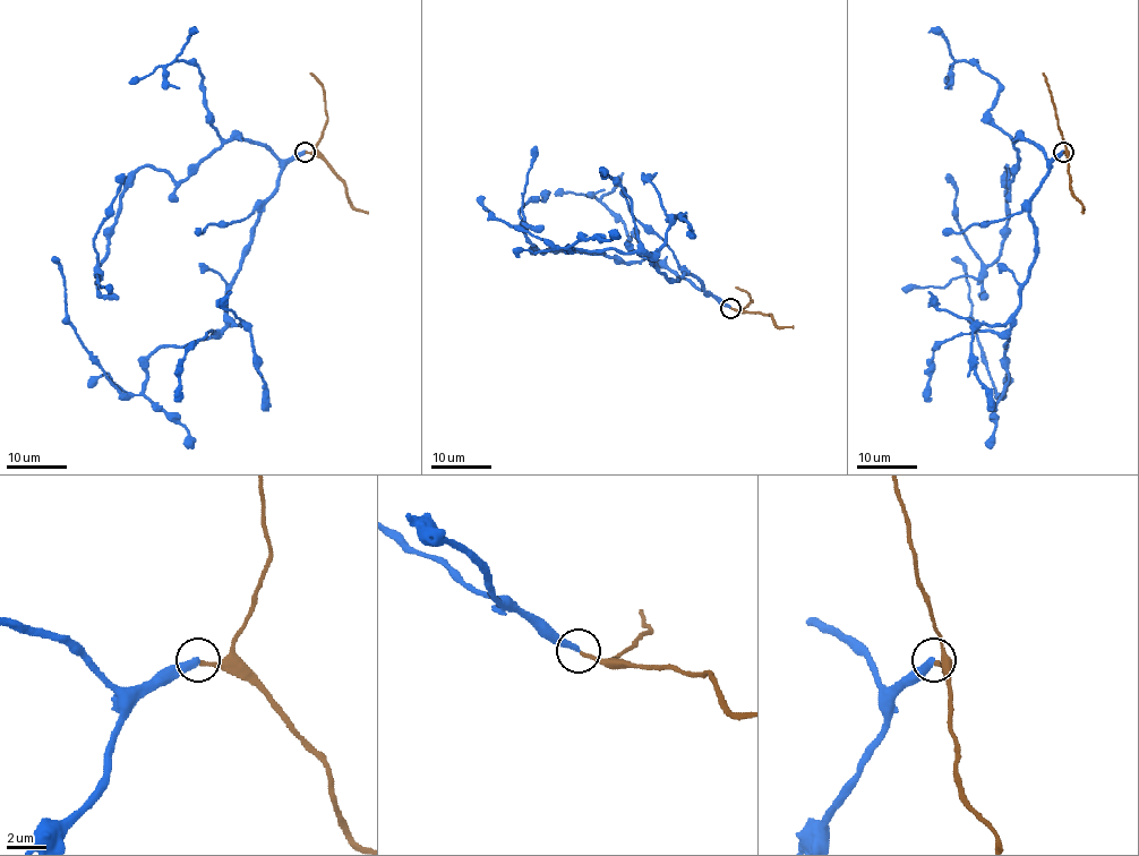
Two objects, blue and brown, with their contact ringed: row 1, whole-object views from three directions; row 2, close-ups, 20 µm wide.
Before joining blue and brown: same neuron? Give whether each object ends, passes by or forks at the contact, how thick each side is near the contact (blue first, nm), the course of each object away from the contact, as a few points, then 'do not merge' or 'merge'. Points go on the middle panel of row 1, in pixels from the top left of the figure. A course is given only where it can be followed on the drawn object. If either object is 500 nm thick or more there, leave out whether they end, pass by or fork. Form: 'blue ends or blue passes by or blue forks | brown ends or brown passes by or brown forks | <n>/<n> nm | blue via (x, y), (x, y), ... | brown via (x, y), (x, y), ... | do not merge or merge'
blue ends | brown ends | 360/200 nm | blue via (730, 307), (690, 274), (669, 280), (645, 255), (614, 248), (572, 253), (554, 247), (491, 216), (481, 196) | brown via (731, 307), (741, 310), (753, 301), (748, 293), (736, 288) | do not merge

